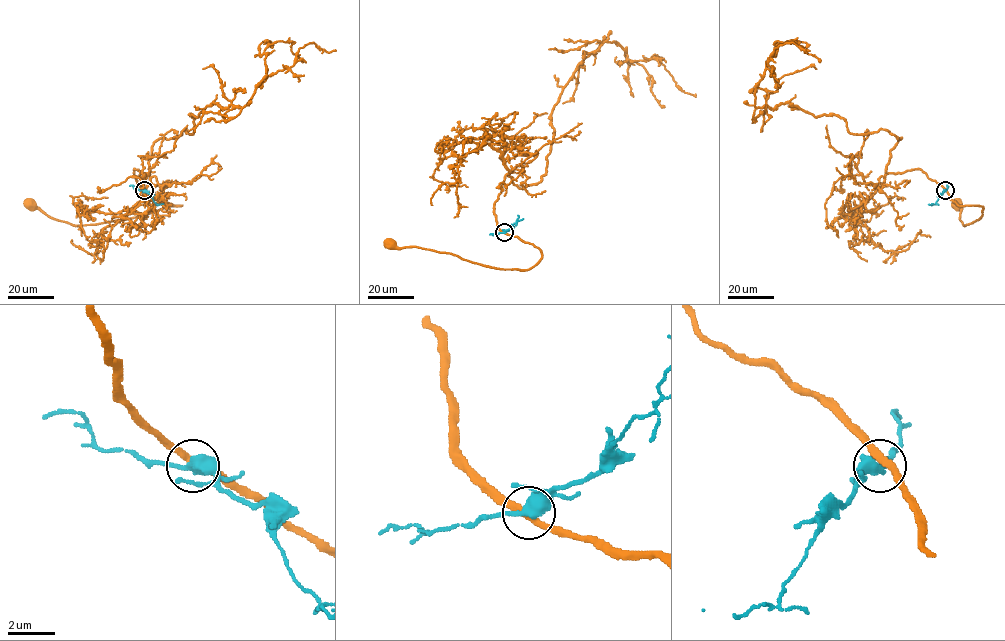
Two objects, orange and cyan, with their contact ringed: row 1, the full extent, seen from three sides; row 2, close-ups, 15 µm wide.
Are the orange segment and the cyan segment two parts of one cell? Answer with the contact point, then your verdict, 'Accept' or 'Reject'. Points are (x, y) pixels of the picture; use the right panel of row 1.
Place: (945, 190). Reject

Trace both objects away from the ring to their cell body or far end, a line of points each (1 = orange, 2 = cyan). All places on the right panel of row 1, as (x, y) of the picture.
1: (945, 190), (959, 206), (983, 207), (982, 215), (963, 224), (958, 204)
2: (945, 190), (935, 204), (928, 204)

